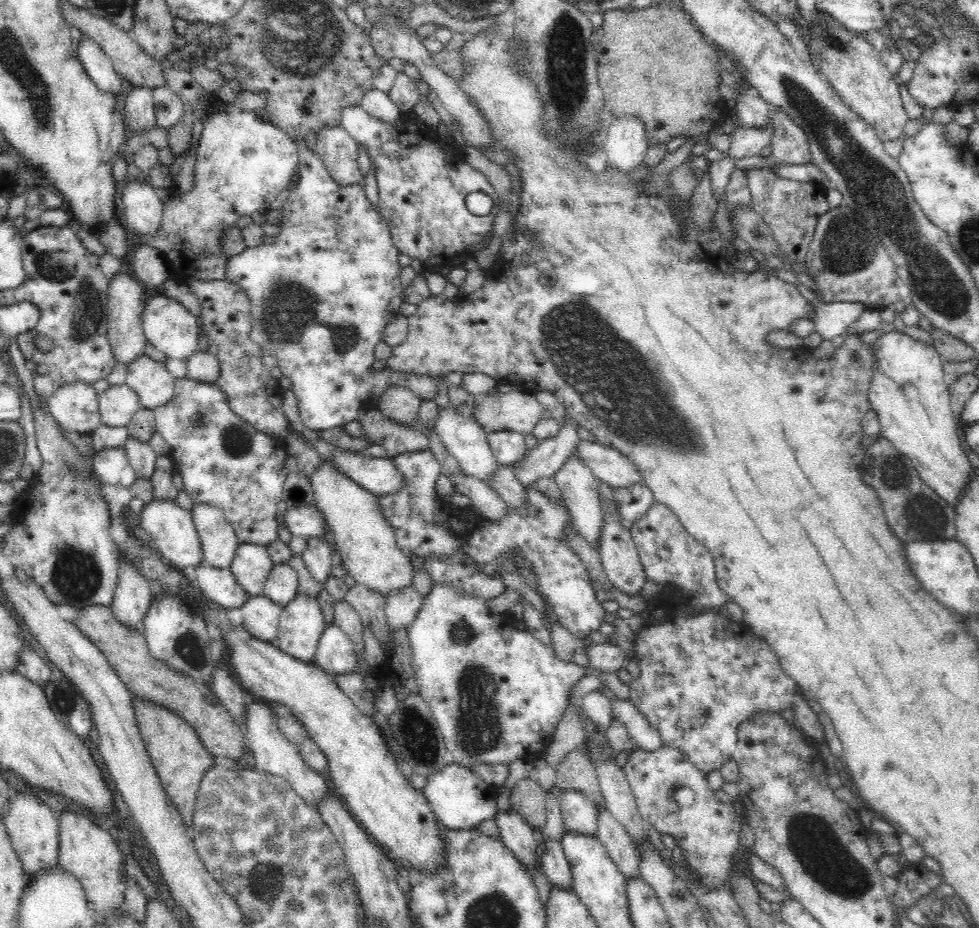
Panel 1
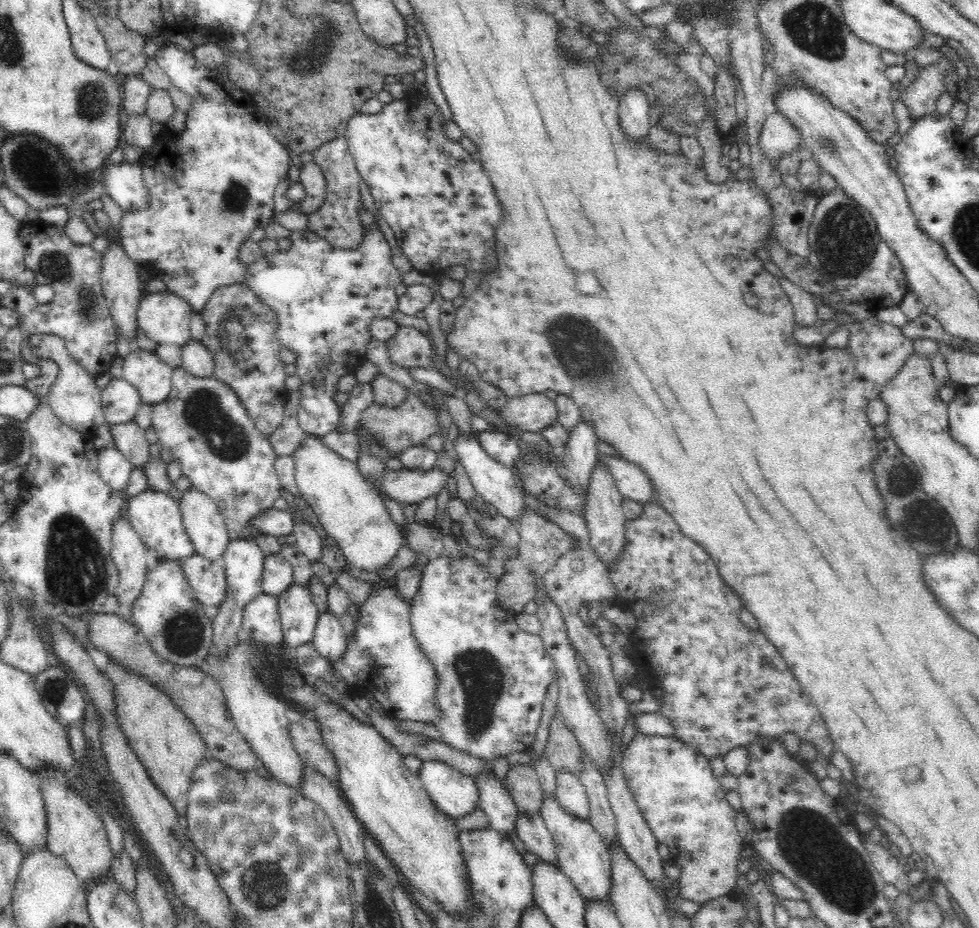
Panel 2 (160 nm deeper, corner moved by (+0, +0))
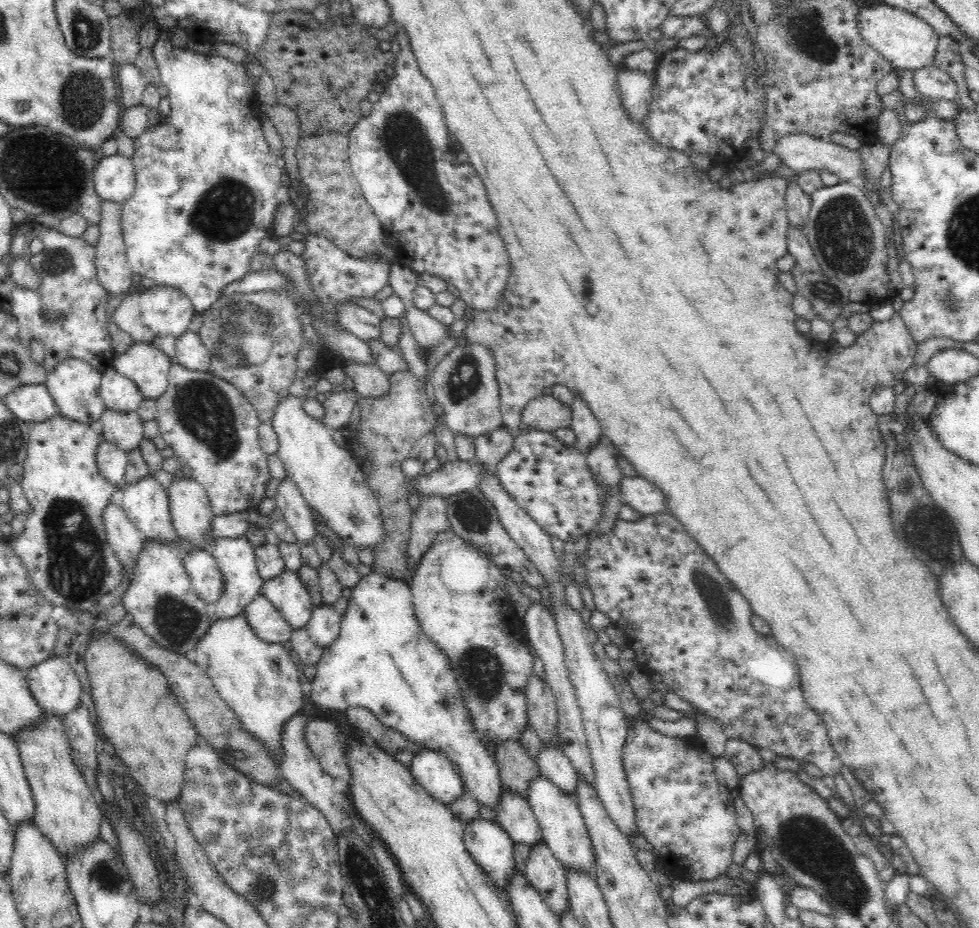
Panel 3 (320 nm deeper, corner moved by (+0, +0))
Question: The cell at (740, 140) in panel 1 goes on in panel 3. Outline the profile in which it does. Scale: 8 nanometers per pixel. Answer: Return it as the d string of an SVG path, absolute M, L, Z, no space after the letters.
M792 133L775 144L773 152L778 154L782 162L797 174L805 170L827 170L834 173L839 182L860 182L864 168L858 149L850 150L821 137L813 137L806 133Z

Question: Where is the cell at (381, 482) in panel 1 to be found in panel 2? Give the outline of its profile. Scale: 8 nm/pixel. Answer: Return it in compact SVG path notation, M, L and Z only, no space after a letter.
M437 466L431 470L396 470L384 472L379 490L402 505L415 505L421 500L436 497L446 489L449 476Z

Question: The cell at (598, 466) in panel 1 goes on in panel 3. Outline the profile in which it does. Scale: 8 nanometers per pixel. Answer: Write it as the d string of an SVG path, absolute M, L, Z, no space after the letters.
M624 477L620 483L622 500L642 516L670 513L667 508L666 495L652 482L638 478Z

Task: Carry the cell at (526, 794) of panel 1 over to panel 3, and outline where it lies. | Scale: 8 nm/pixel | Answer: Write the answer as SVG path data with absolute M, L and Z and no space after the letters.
M504 740L496 743L493 756L503 788L526 797L528 784L541 774L531 754L519 741Z

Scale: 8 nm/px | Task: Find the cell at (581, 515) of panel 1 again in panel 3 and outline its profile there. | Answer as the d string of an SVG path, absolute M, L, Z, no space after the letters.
M573 394L571 410L574 420L570 428L578 436L578 442L574 447L585 453L601 440L601 427L587 403L584 403L580 397L576 397L575 394Z

